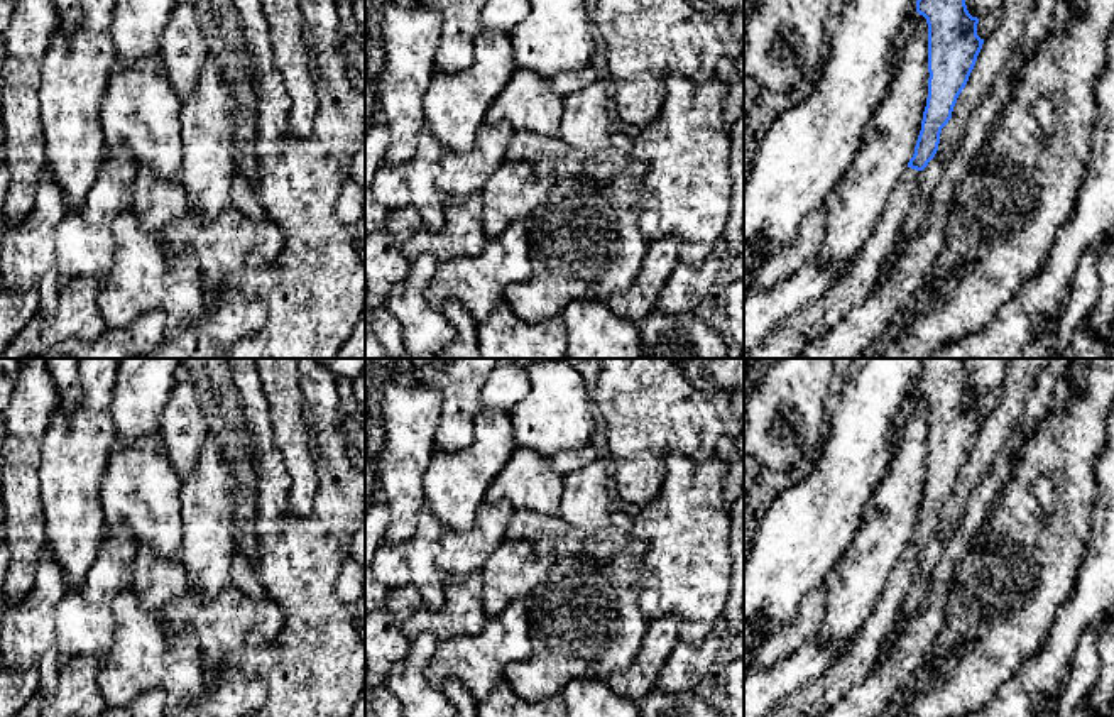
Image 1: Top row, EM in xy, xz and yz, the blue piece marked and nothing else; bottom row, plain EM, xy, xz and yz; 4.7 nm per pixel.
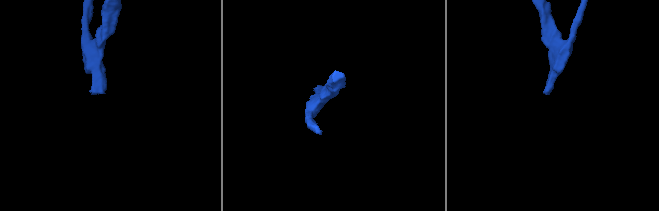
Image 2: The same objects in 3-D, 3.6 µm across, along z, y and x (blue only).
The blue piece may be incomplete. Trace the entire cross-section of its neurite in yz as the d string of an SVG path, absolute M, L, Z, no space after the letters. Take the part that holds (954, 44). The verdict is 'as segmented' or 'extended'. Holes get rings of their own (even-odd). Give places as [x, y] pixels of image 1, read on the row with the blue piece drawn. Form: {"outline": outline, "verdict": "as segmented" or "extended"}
{"outline": "M916 0L916 12L928 24L928 98L923 112L921 130L915 145L915 154L903 171L894 191L887 200L887 208L879 216L874 232L864 244L855 262L837 282L818 299L781 321L766 342L744 355L744 358L800 358L810 340L823 337L854 308L859 308L874 291L879 272L887 255L898 245L898 230L903 227L920 181L921 171L935 157L940 144L942 129L952 118L958 95L965 88L975 66L984 39L977 36L979 19L967 10L965 0Z", "verdict": "extended"}

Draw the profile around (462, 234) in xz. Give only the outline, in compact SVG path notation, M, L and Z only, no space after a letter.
M482 194L448 198L443 201L443 210L445 223L440 230L419 230L406 244L404 255L411 264L423 254L433 254L440 262L446 262L475 257L483 250L489 238L482 222Z

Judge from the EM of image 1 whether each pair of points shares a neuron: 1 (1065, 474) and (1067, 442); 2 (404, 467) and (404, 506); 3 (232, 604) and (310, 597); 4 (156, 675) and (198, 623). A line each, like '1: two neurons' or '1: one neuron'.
1: one neuron
2: one neuron
3: two neurons
4: two neurons

